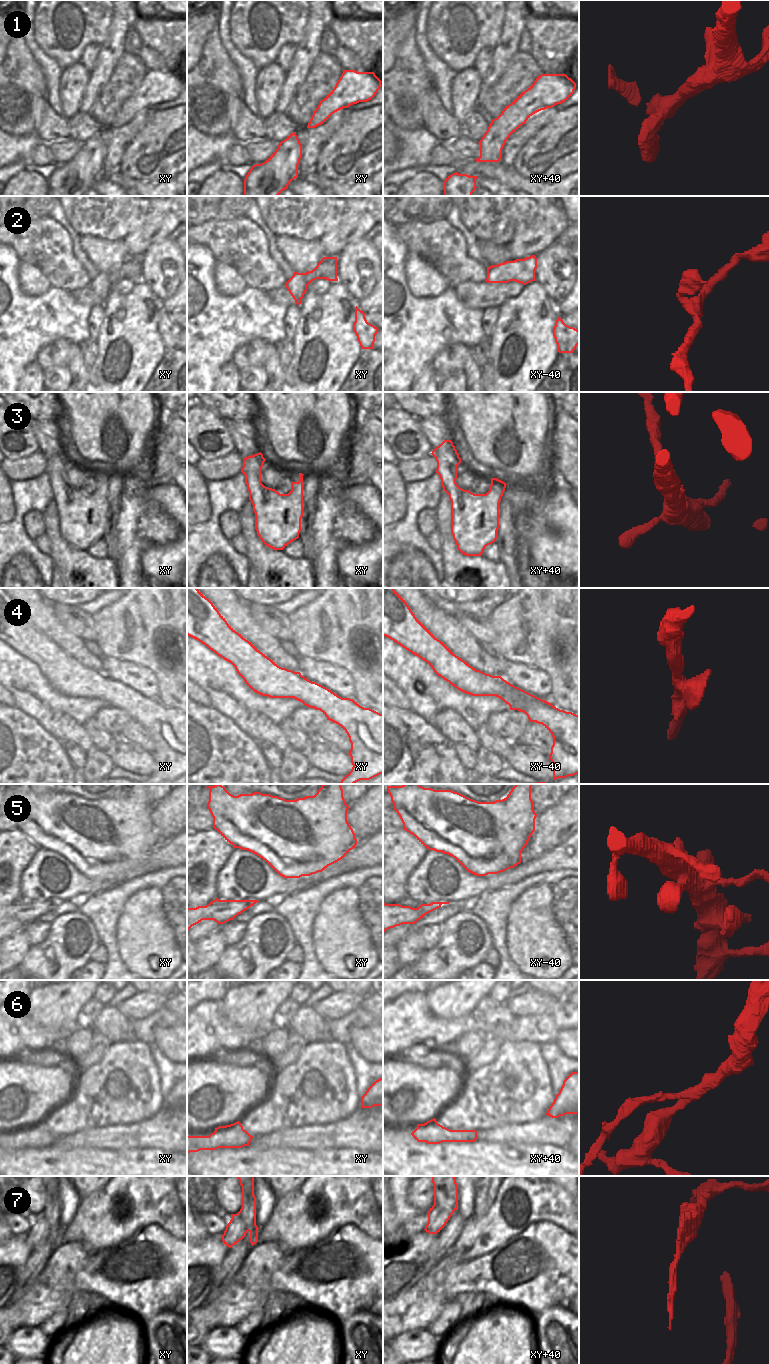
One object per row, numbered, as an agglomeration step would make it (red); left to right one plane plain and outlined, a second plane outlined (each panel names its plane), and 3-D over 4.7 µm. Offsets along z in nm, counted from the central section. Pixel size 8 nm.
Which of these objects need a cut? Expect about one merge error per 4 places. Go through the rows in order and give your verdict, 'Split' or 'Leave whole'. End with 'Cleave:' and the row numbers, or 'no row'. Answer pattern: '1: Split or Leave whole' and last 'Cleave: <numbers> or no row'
1: Leave whole
2: Leave whole
3: Leave whole
4: Leave whole
5: Leave whole
6: Split
7: Leave whole
Cleave: 6

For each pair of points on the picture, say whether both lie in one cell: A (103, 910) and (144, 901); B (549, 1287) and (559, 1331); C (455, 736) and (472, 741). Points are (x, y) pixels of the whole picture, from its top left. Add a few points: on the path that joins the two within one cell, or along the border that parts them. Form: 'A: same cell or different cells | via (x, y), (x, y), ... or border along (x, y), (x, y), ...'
A: different cells | border along (140, 890), (125, 903), (117, 921), (117, 929)
B: different cells | border along (568, 1309), (562, 1306), (549, 1306), (532, 1317)
C: same cell | via (459, 736), (468, 738)

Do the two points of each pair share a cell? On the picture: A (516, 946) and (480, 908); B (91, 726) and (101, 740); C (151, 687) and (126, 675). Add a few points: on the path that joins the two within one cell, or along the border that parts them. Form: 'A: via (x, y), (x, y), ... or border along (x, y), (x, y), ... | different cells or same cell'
A: border along (508, 913), (505, 942), (506, 950), (512, 959) | different cells
B: via (93, 729), (100, 737) | same cell
C: via (145, 683), (140, 678), (132, 676) | same cell

